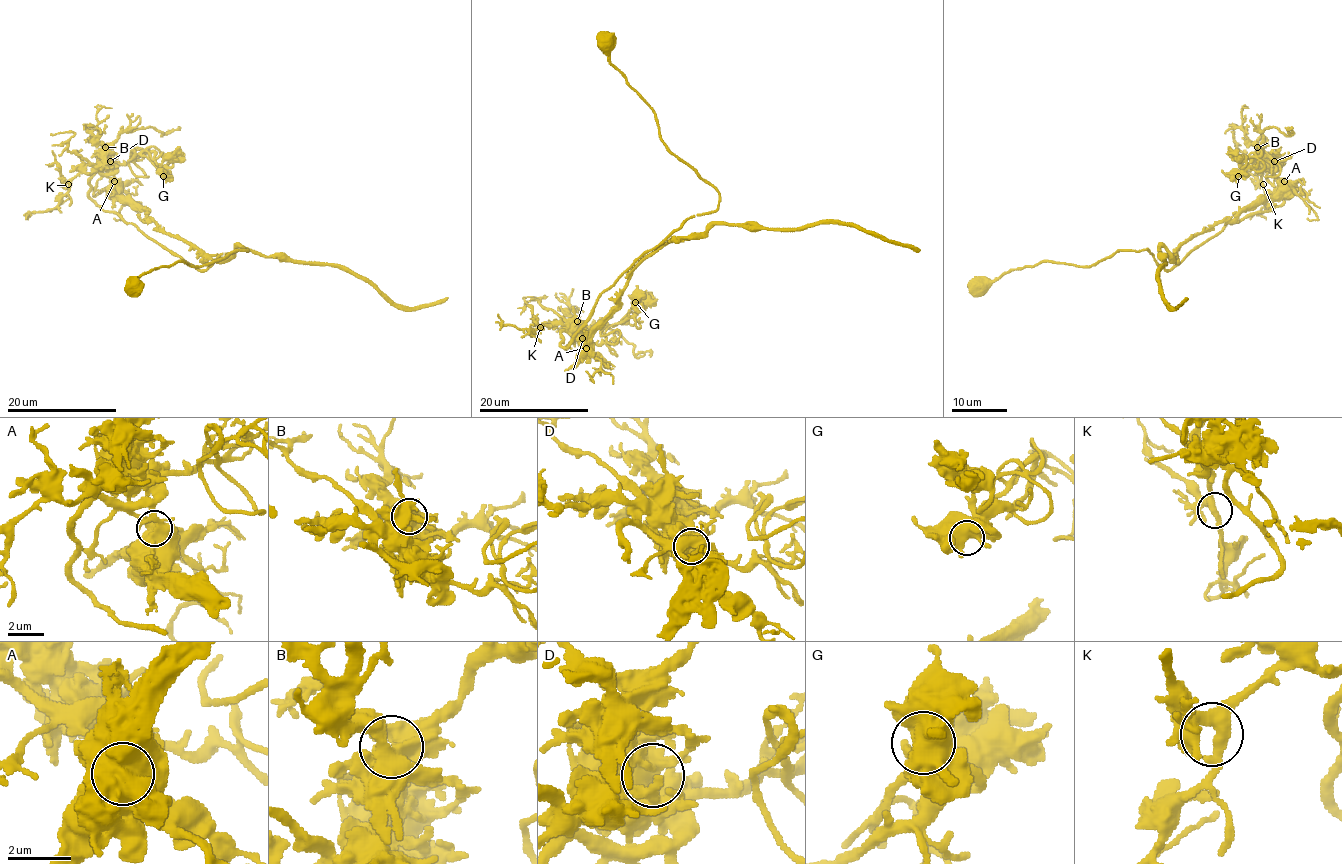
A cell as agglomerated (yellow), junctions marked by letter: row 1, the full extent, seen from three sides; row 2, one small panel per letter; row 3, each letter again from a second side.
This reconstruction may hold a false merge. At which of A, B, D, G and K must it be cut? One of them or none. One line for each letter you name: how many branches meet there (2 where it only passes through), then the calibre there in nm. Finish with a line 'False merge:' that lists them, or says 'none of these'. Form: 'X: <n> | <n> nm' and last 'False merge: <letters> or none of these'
A: 3 | 600 nm
False merge: A

